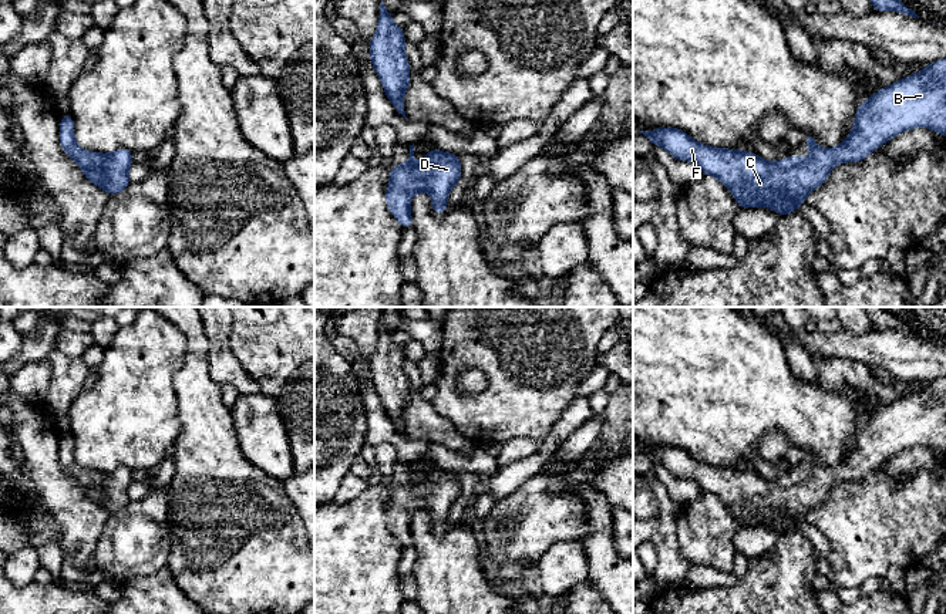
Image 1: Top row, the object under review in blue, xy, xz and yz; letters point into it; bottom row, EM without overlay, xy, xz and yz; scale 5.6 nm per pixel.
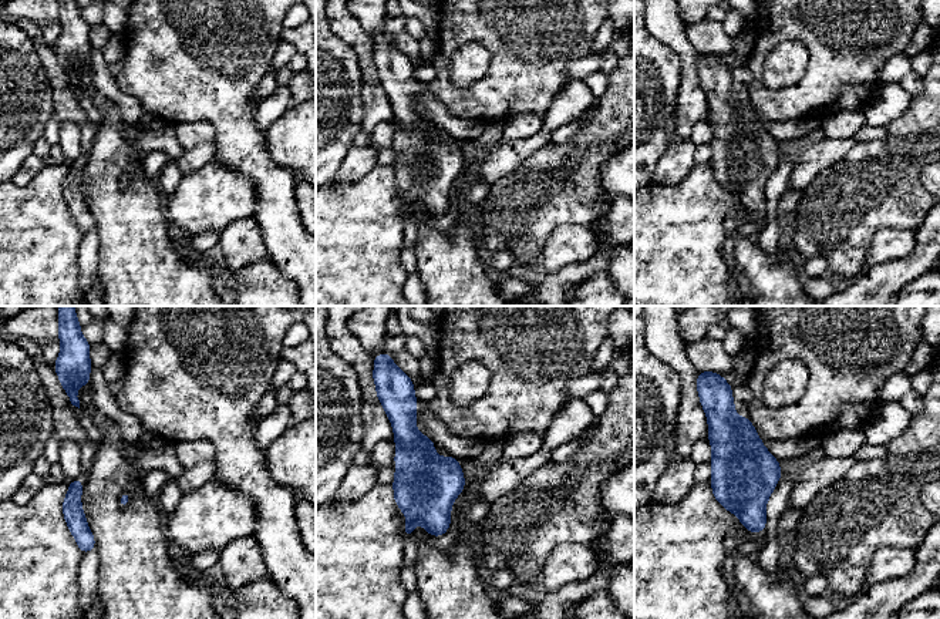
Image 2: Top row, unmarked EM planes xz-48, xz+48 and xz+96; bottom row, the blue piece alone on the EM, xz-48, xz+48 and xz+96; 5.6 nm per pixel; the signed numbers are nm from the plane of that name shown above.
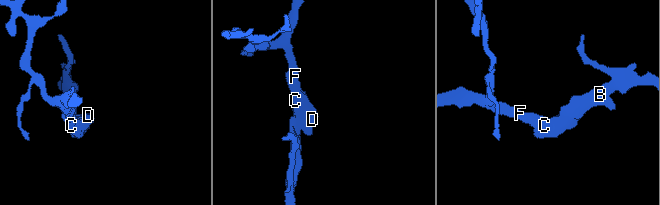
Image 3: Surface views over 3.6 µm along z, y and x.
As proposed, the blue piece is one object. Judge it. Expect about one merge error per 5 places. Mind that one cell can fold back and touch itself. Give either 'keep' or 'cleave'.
keep

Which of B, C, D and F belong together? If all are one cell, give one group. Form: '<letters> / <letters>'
B C D F

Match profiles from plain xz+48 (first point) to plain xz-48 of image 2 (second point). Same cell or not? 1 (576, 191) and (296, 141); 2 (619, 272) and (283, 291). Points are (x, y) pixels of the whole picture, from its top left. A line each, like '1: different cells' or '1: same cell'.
1: different cells
2: different cells

